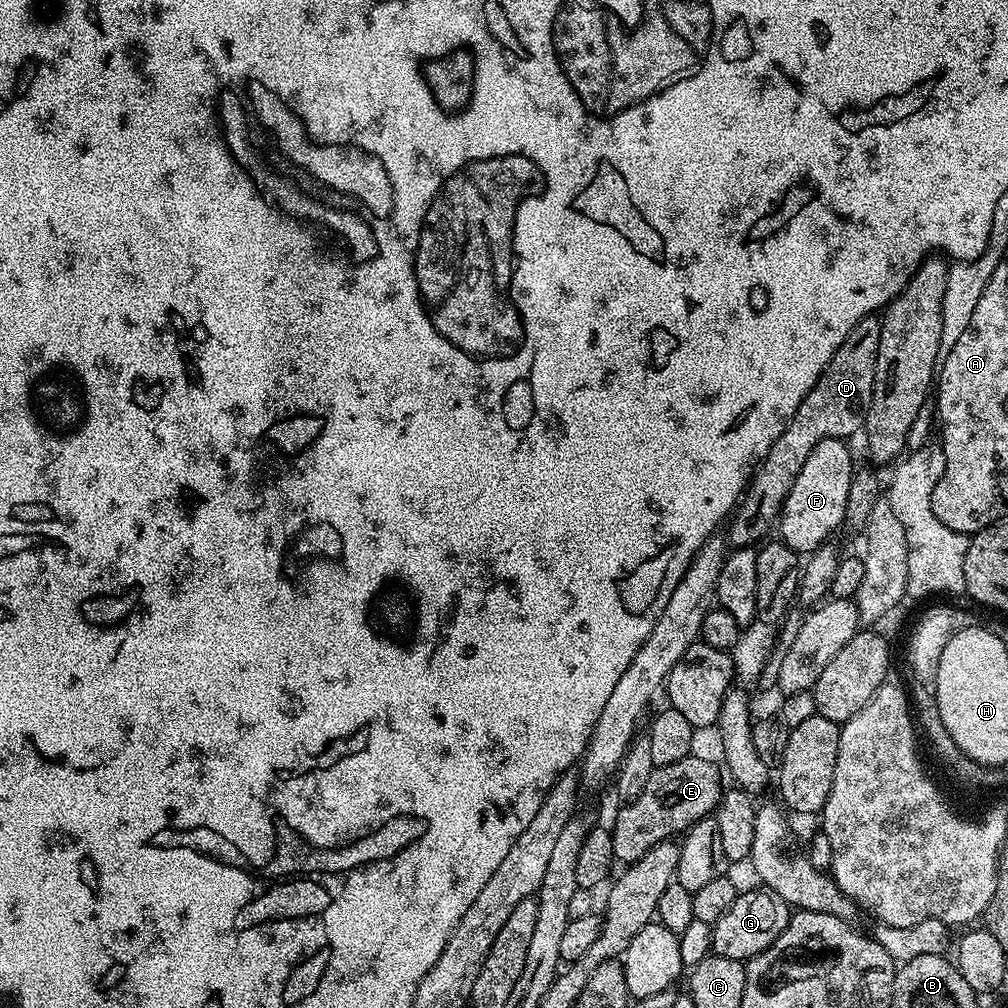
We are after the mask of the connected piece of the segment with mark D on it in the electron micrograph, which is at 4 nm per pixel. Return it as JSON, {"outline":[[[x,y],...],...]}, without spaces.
{"outline":[[[876,314],[862,318],[862,322],[858,322],[858,326],[850,330],[850,334],[846,334],[842,346],[838,346],[834,358],[830,358],[826,370],[820,375],[810,394],[802,398],[802,406],[798,406],[794,418],[790,418],[778,442],[770,446],[766,458],[753,472],[752,479],[734,510],[727,525],[728,532],[726,531],[729,545],[737,548],[759,545],[771,528],[773,531],[780,510],[790,494],[790,486],[794,486],[794,478],[798,478],[802,466],[806,466],[806,458],[814,454],[814,446],[827,440],[844,440],[863,429],[870,410],[870,398],[874,394],[874,366],[878,362],[878,338],[882,338],[880,322],[881,317]]]}

